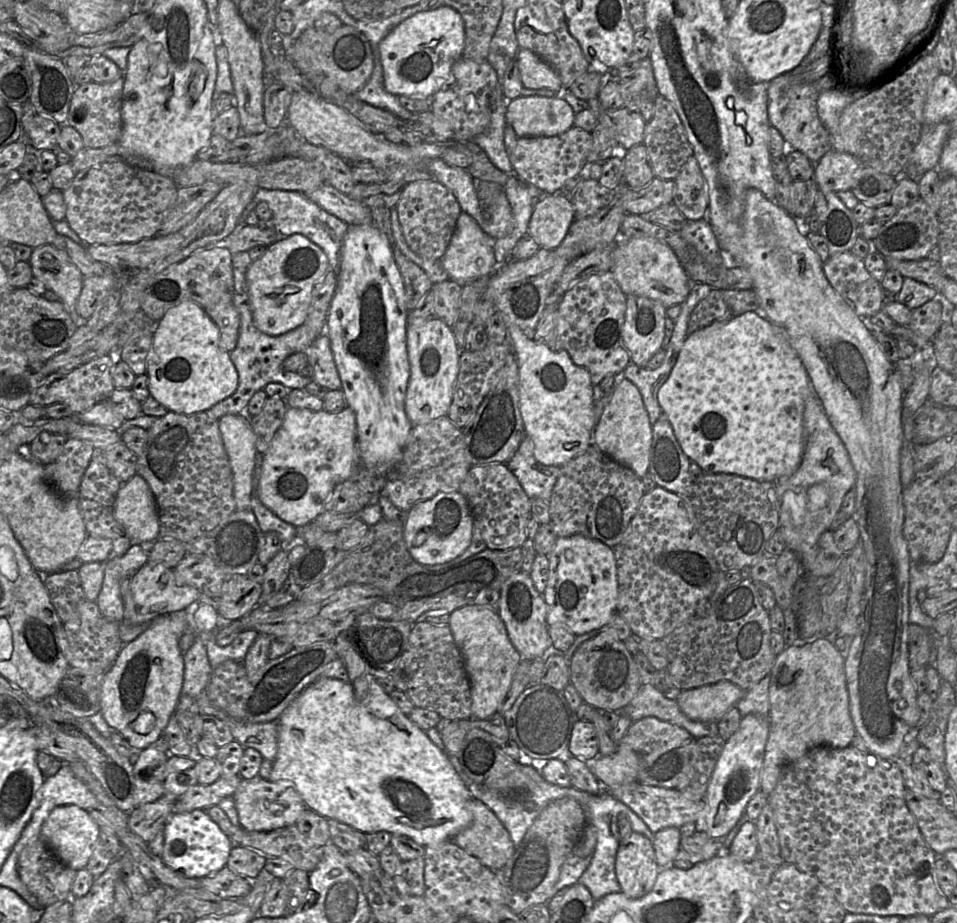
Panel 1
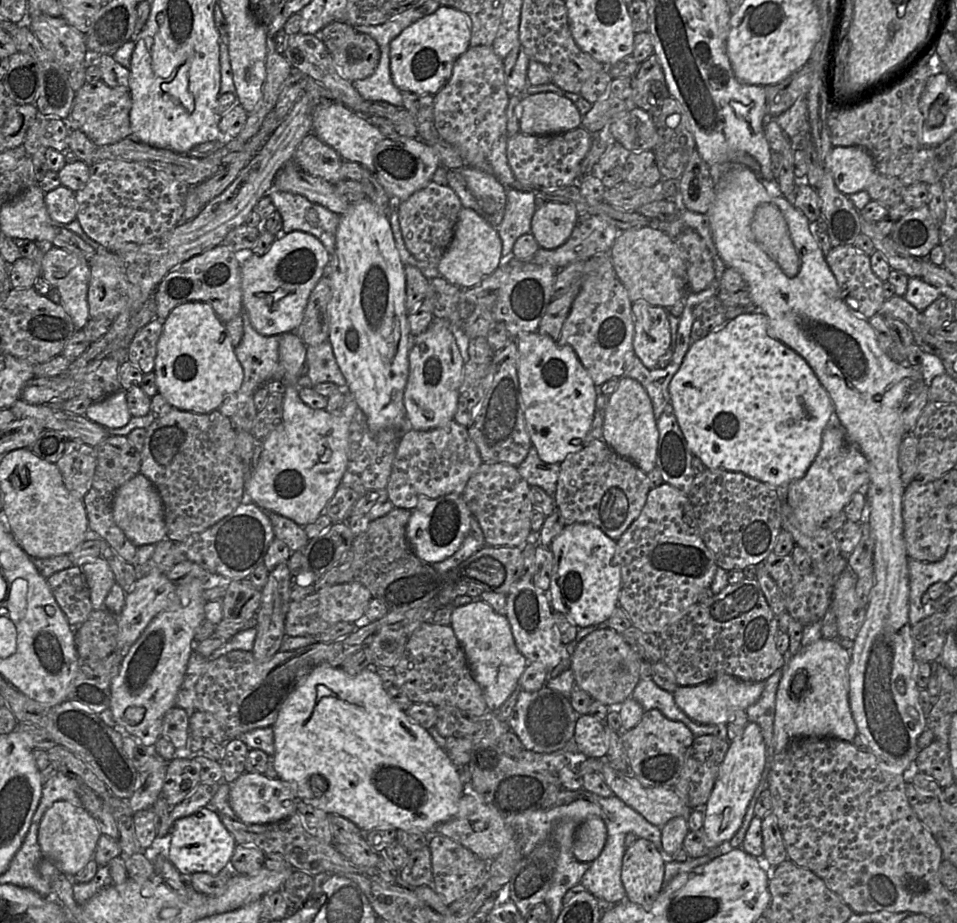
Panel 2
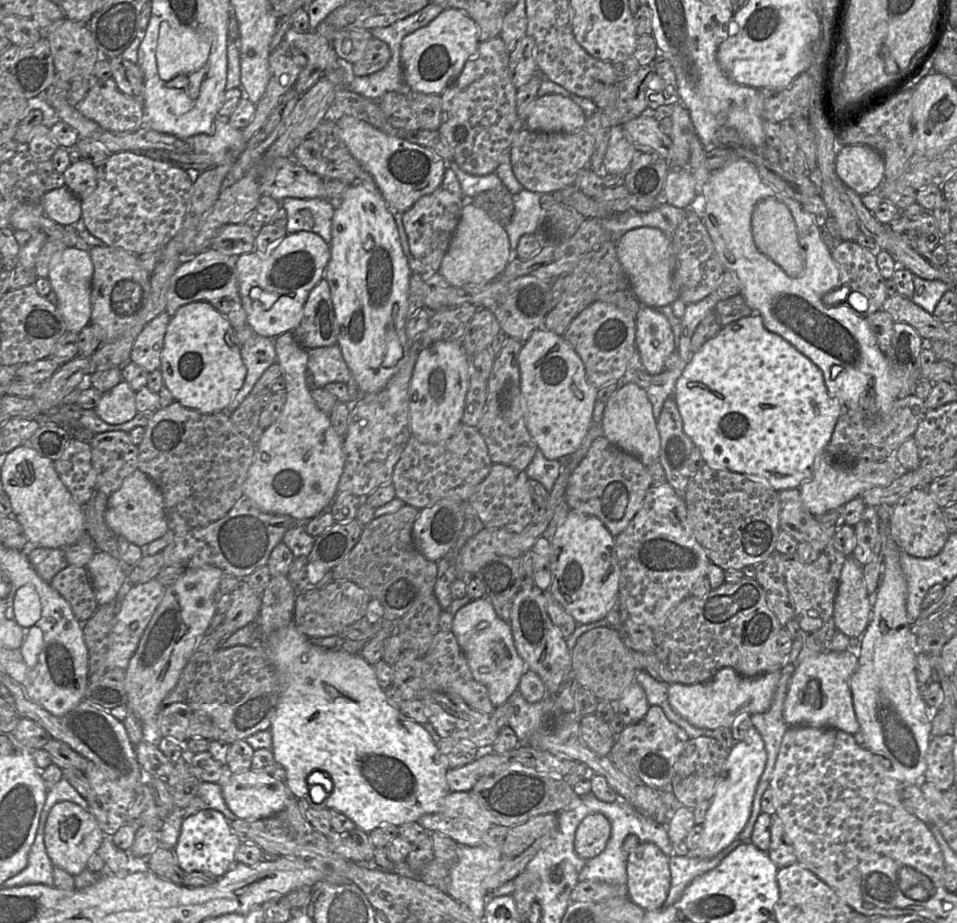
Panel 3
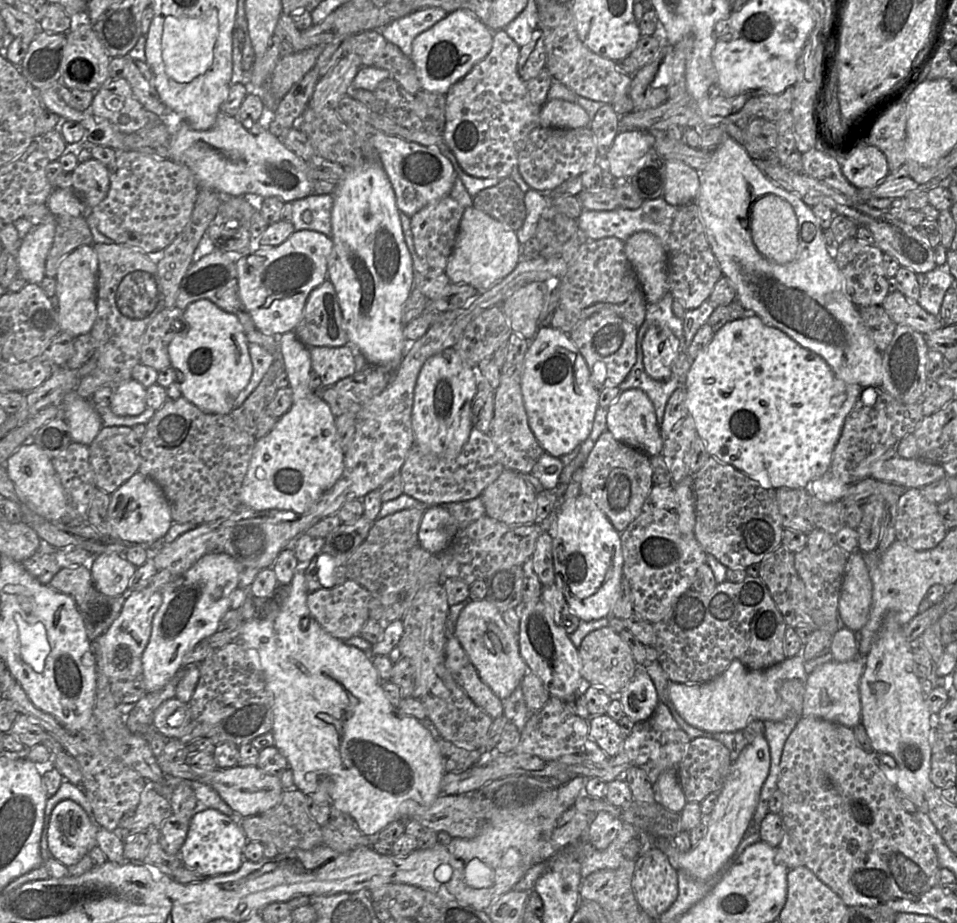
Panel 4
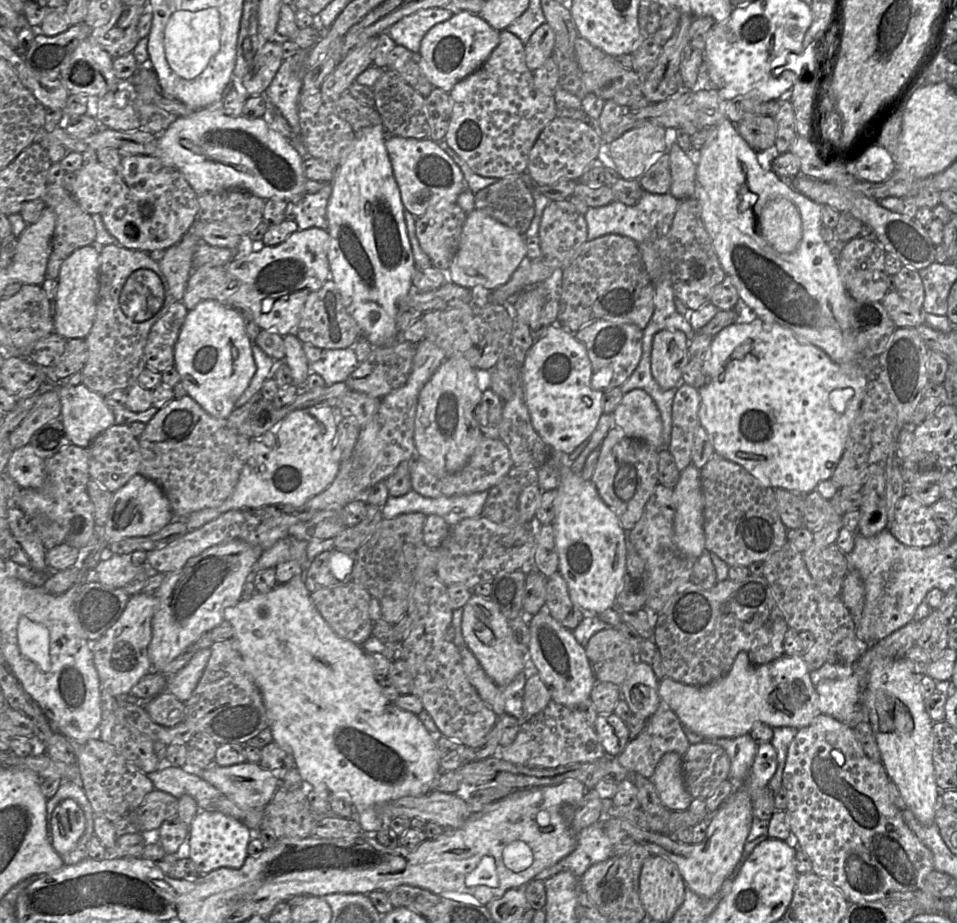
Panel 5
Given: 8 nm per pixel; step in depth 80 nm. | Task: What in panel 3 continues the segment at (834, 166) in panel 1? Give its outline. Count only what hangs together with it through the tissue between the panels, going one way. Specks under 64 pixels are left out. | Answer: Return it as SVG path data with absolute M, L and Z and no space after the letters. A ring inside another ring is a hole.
M866 144L839 146L835 172L845 185L863 196L877 192L885 180L885 161Z

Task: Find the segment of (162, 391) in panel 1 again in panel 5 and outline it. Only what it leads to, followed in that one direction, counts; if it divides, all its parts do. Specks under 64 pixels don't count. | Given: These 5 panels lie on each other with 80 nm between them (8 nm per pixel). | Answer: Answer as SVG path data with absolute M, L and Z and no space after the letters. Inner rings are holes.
M217 300L200 301L190 309L180 329L174 345L174 366L180 375L180 383L207 413L225 419L235 409L235 403L250 384L256 372L256 364L252 353L252 344L244 325L241 313Z

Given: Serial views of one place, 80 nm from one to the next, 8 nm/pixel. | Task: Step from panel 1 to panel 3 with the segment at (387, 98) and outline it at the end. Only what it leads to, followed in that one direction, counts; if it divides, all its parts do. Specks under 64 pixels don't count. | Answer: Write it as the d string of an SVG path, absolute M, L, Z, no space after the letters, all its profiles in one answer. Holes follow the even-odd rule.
M399 53L391 54L387 65L367 76L351 75L349 89L365 98L378 100L387 92L408 94L412 91L404 82Z

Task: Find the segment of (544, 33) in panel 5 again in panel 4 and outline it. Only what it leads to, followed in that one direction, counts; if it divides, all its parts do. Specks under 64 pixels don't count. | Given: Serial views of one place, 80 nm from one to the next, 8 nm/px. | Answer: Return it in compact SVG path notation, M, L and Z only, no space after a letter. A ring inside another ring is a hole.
M536 28L528 43L520 48L517 71L520 78L527 82L539 74L546 64L546 49L543 32Z

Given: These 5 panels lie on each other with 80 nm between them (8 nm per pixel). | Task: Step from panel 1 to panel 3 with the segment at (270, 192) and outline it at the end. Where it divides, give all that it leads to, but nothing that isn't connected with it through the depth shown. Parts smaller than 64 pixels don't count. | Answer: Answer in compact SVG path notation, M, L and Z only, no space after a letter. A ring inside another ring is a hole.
M287 197L279 202L287 213L287 233L310 231L318 234L327 244L331 244L335 208L327 199Z

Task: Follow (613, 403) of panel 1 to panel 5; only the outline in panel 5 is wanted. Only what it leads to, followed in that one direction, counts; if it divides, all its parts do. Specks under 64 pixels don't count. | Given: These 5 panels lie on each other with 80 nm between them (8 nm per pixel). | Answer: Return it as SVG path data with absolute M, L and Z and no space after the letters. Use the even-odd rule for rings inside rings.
M641 389L625 394L611 414L613 425L634 439L642 440L656 449L664 448L662 420L653 399Z

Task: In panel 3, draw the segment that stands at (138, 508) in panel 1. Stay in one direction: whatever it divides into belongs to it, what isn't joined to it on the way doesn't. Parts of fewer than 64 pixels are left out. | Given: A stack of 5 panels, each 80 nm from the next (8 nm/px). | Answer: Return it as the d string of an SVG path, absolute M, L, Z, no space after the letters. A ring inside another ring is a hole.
M141 470L126 477L119 489L109 495L105 521L114 534L142 547L163 537L168 531L165 502L159 487Z

